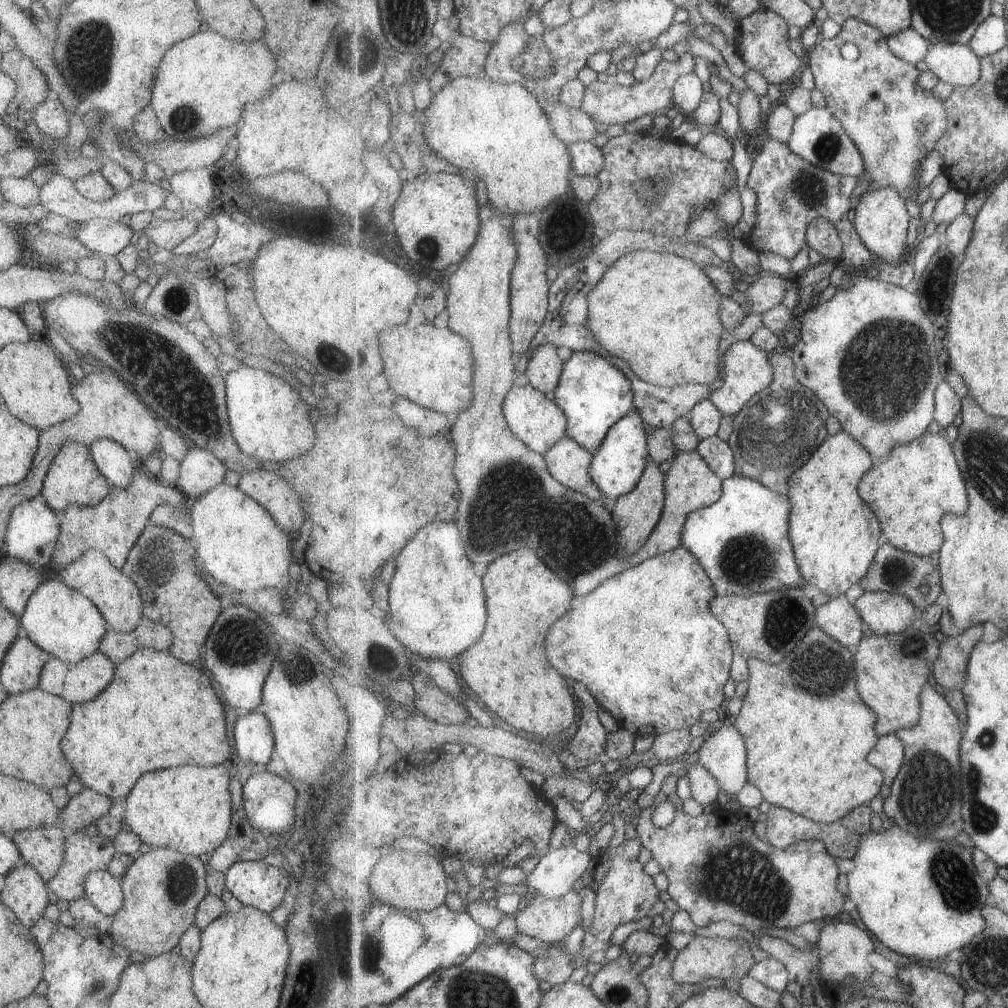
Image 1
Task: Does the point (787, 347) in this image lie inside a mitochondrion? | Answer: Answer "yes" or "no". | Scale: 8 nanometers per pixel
no

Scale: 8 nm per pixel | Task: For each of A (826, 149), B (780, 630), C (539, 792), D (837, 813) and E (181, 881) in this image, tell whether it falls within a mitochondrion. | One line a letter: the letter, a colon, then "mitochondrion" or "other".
A: mitochondrion
B: mitochondrion
C: other
D: other
E: mitochondrion

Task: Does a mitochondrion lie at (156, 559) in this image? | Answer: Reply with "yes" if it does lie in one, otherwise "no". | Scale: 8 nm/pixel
yes

